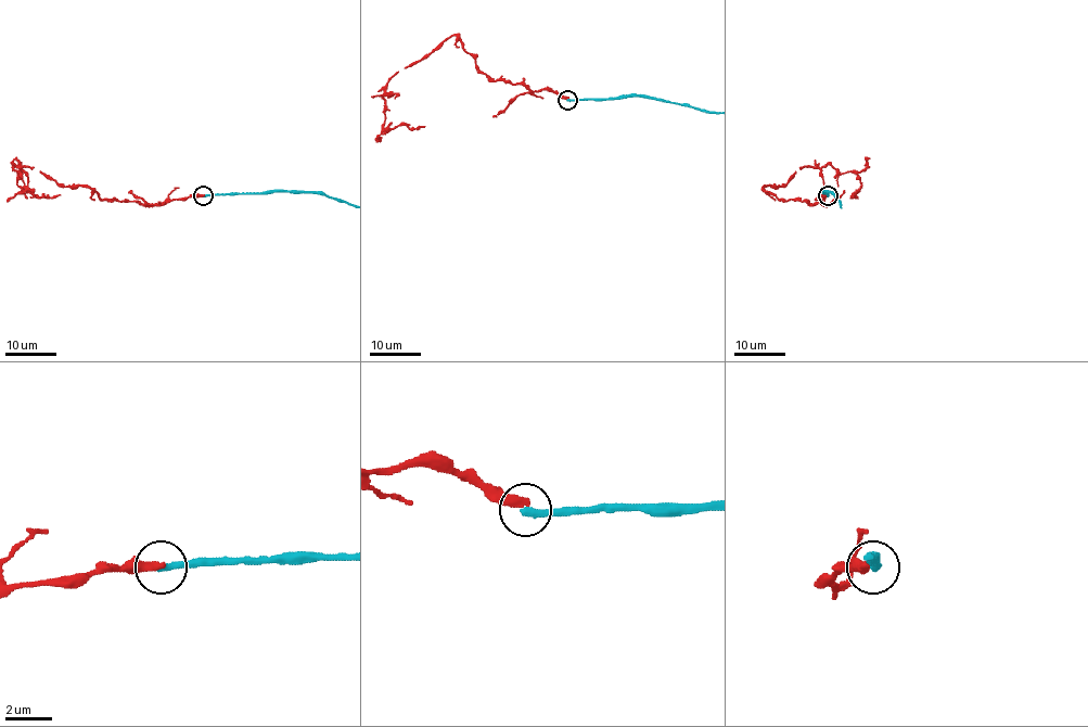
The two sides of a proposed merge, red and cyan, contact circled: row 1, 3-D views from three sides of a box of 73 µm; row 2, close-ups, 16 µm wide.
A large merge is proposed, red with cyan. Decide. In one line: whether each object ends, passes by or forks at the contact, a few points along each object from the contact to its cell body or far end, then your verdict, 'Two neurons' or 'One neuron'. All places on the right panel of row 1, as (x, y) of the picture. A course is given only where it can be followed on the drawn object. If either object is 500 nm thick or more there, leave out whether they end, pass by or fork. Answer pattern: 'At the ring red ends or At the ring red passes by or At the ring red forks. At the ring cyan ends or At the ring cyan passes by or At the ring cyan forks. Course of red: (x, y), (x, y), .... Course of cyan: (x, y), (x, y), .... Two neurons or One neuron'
At the ring red ends. At the ring cyan ends. Course of red: (827, 196), (780, 200), (764, 187), (830, 164), (853, 171), (854, 194). Two neurons

